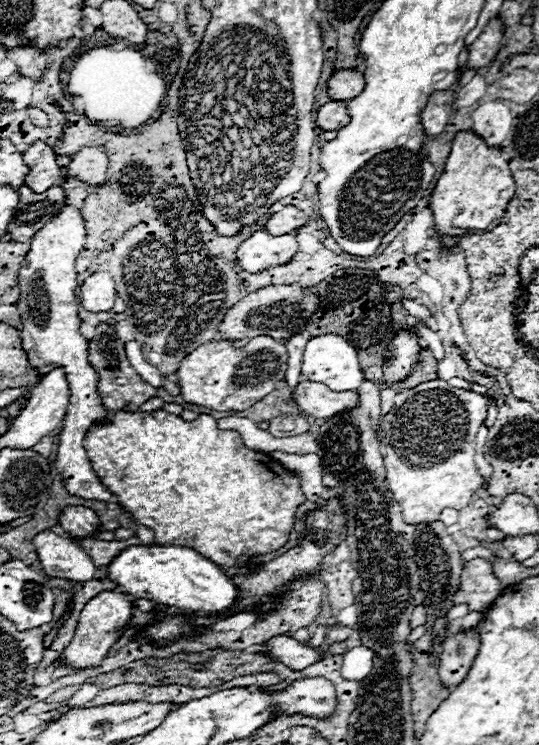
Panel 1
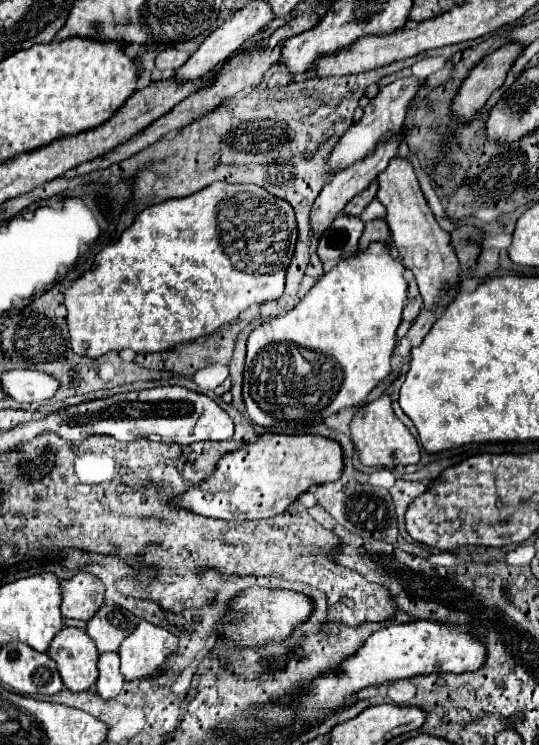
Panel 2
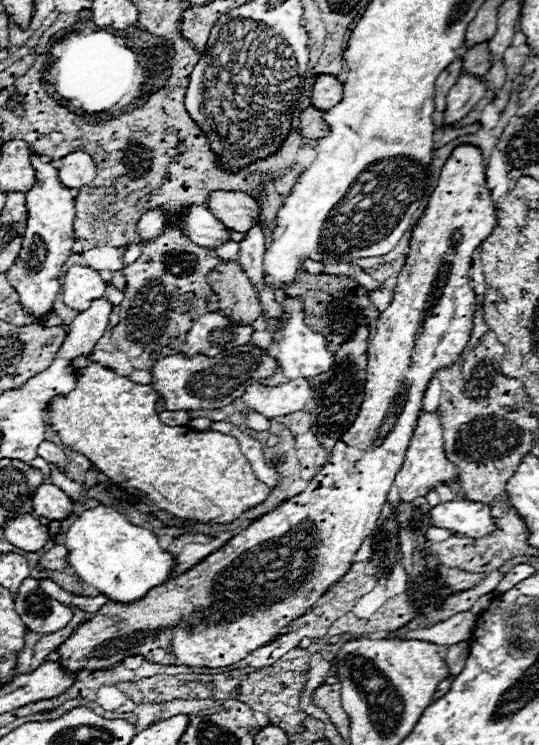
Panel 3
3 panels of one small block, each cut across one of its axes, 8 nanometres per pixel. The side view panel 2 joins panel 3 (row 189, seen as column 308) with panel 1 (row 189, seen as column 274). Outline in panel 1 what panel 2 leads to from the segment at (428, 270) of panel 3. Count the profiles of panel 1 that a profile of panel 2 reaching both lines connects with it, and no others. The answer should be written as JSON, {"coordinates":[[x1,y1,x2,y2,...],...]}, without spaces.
{"coordinates":[[458,132,428,206,432,210,438,234,460,238,464,232,494,230,500,224,514,192,516,182,508,170,508,160,504,160,502,150,488,148,486,142,474,132]]}

